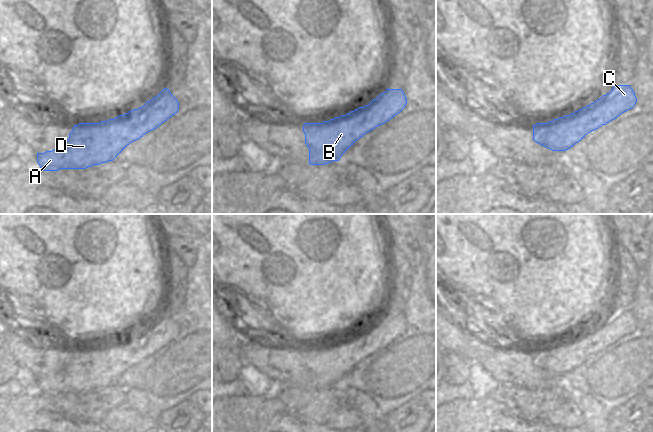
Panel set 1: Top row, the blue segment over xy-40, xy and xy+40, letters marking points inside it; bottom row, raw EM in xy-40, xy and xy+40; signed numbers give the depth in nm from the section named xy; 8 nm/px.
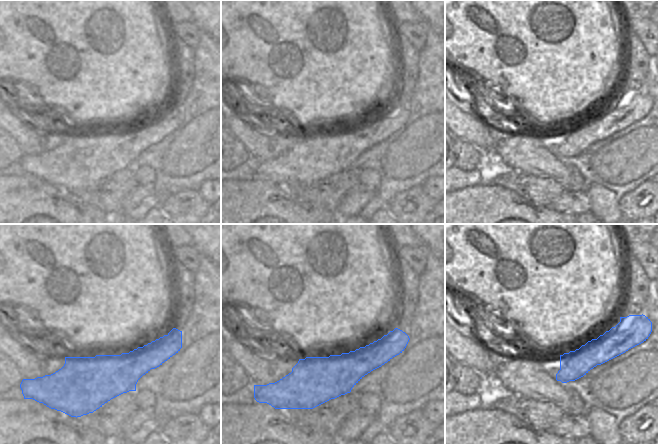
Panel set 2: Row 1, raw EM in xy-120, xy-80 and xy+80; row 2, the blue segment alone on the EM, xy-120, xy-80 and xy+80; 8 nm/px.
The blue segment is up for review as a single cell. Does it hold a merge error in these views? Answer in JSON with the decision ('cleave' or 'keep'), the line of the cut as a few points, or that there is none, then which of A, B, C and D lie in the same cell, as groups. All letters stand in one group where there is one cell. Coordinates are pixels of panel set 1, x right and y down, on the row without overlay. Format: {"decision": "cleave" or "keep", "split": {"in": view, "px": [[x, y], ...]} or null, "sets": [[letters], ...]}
{"decision": "keep", "split": null, "sets": [["A", "B", "C", "D"]]}

